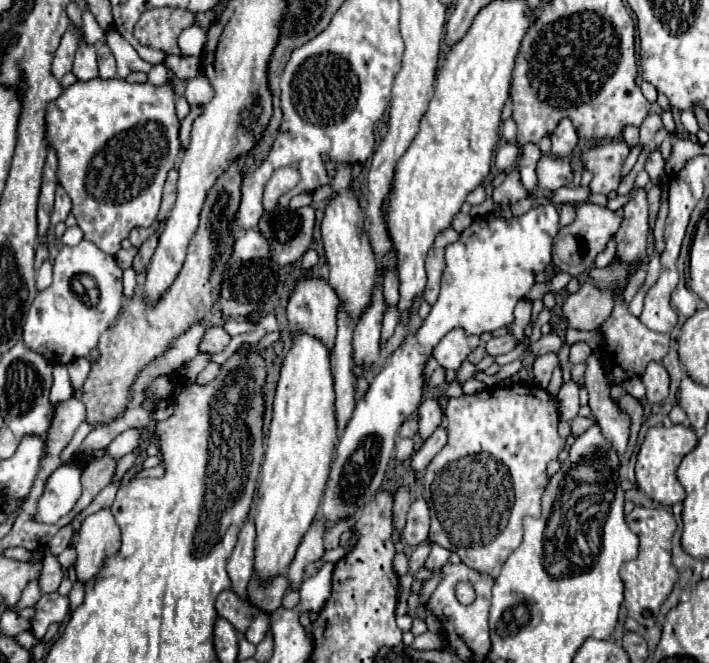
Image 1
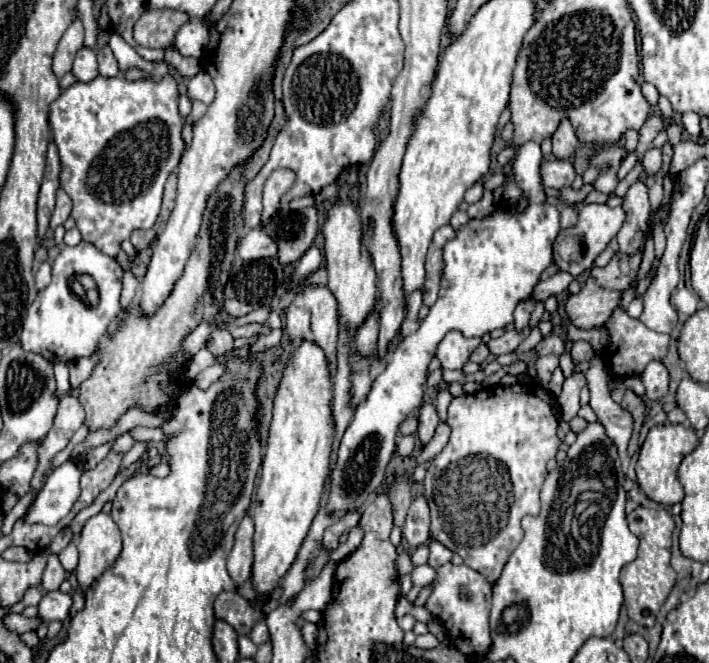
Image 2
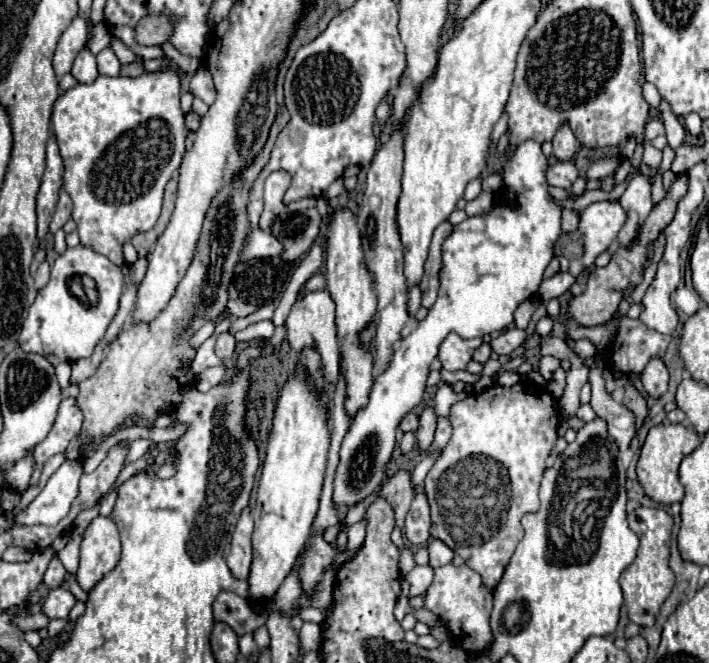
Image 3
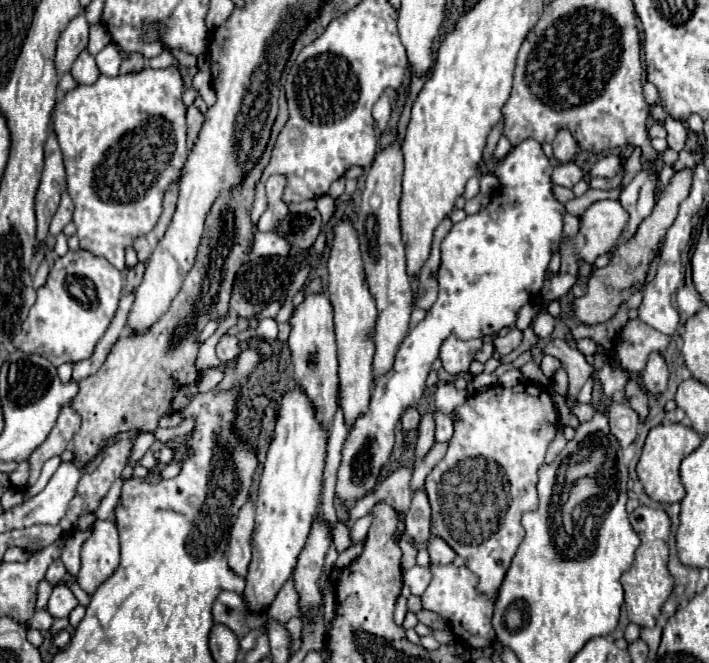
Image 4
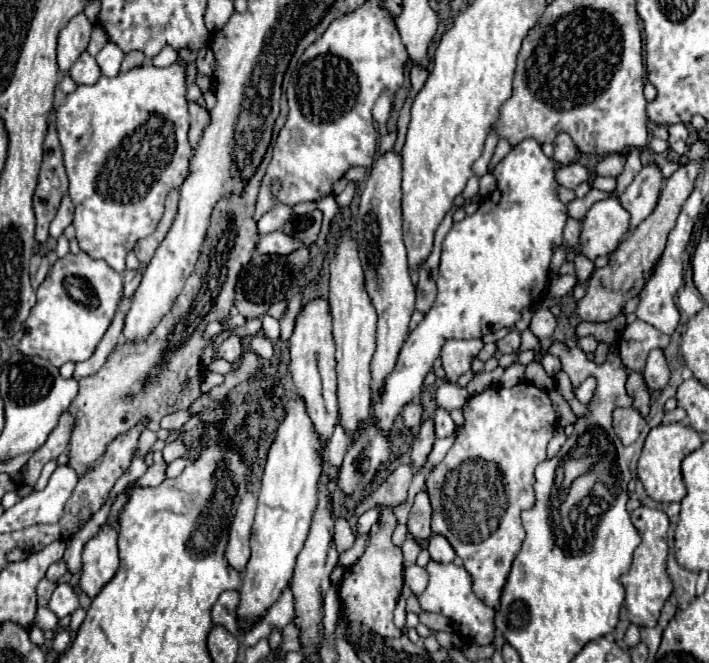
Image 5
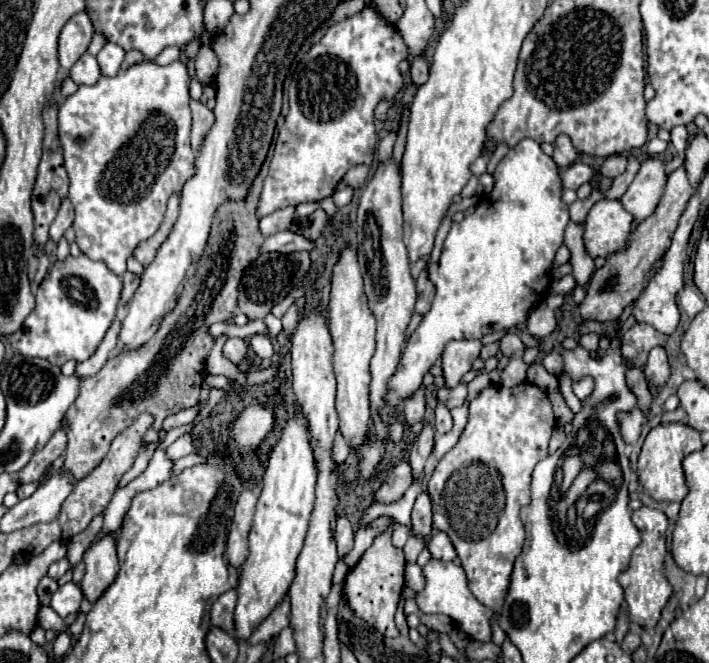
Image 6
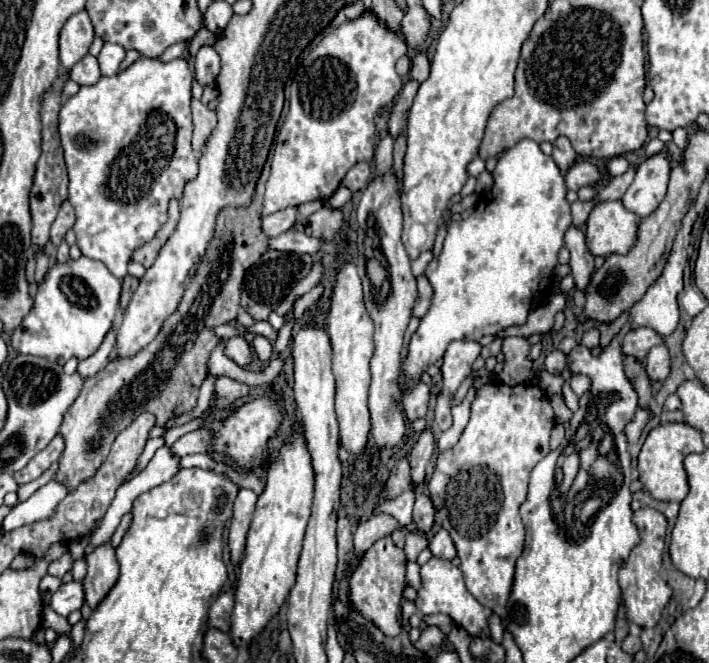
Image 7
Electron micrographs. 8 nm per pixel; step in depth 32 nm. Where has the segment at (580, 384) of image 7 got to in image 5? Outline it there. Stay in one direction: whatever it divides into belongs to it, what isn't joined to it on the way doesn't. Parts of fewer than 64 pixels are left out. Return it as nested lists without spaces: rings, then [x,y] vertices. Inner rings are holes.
[[[586,380],[578,390],[576,390],[576,398],[584,404],[588,404],[594,396],[594,390],[596,390],[596,380]]]

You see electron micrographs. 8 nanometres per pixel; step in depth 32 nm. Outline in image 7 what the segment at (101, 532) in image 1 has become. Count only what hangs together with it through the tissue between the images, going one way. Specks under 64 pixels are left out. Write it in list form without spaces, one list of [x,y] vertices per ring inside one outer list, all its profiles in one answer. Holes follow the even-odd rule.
[[[104,542],[96,546],[90,554],[84,556],[88,564],[88,572],[82,580],[84,586],[84,596],[90,608],[96,608],[96,604],[104,598],[104,592],[116,584],[118,576],[118,562],[116,562],[116,552],[110,542]]]

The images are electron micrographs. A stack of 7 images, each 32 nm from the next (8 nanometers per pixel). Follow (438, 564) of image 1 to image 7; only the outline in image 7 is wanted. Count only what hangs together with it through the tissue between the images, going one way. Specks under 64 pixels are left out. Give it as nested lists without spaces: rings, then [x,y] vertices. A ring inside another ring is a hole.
[[[444,528],[438,530],[438,532],[432,536],[428,548],[430,548],[430,552],[432,552],[434,558],[452,560],[452,558],[456,556],[456,548],[454,548],[454,544],[452,544],[452,538],[448,536],[448,532],[444,532]]]

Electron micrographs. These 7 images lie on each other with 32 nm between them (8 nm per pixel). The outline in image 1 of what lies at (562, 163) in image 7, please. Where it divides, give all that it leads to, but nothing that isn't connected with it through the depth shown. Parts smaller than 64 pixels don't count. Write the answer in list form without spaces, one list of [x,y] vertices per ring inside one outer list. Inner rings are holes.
[[[568,118],[560,120],[560,124],[556,126],[556,130],[550,134],[552,138],[552,154],[554,156],[570,156],[574,146],[578,144],[578,136],[576,136],[576,130],[572,126],[572,122]]]

